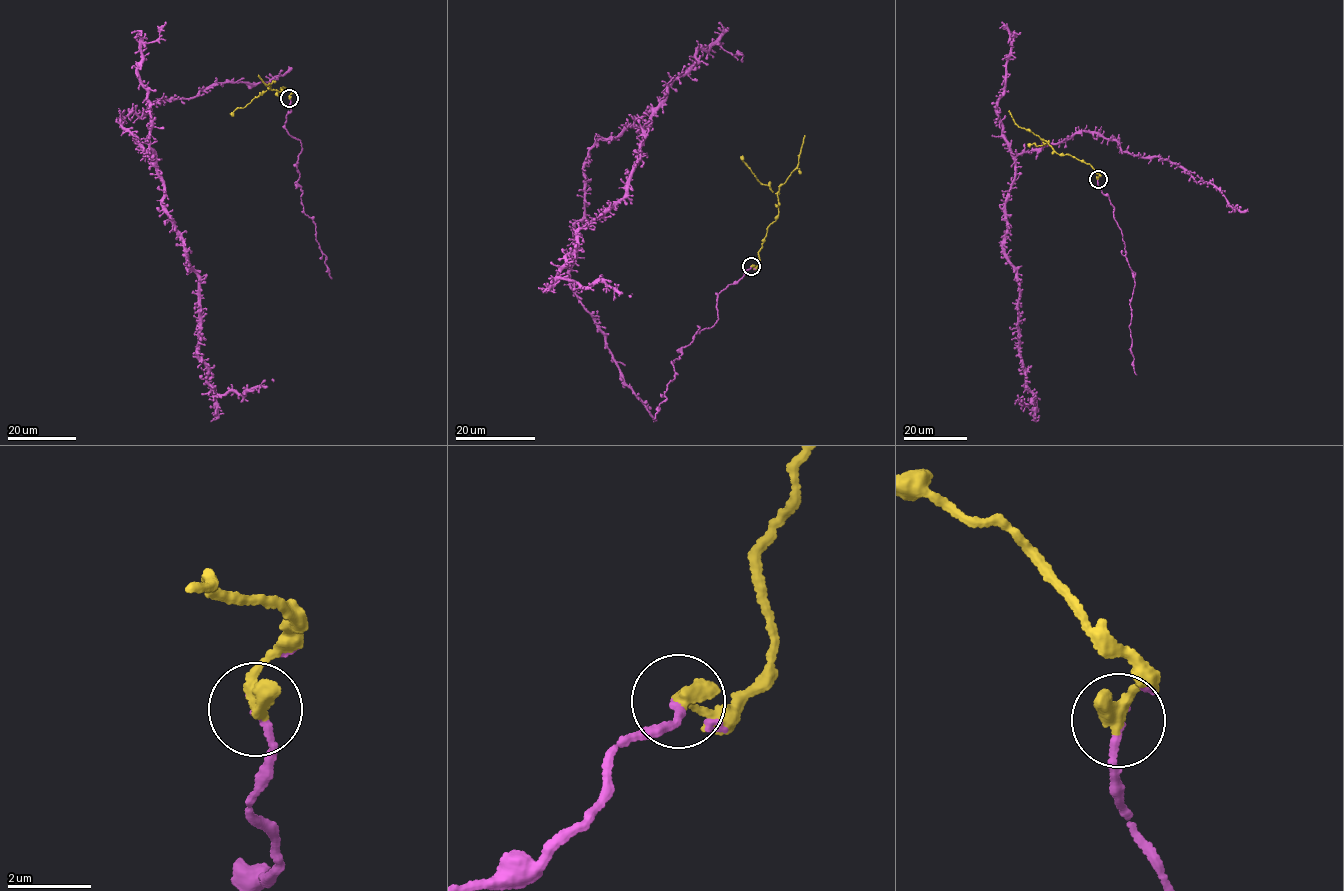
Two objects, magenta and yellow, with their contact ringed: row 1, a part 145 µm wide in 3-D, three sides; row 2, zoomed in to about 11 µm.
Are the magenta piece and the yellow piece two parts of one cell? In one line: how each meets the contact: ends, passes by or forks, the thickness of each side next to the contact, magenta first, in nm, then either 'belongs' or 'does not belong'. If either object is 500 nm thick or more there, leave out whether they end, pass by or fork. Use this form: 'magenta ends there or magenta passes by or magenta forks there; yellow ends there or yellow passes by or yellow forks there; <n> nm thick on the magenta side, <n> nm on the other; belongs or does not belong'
magenta ends there; yellow ends there; 160 nm thick on the magenta side, 440 nm on the other; belongs

